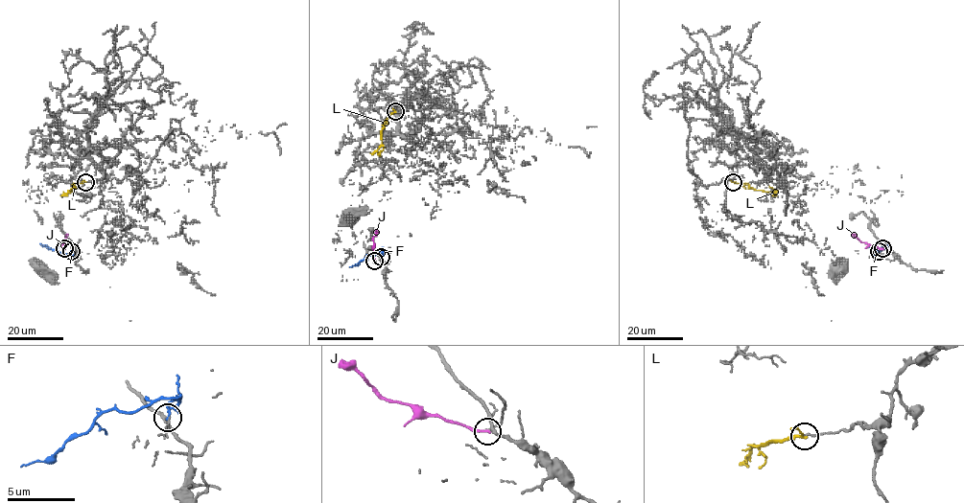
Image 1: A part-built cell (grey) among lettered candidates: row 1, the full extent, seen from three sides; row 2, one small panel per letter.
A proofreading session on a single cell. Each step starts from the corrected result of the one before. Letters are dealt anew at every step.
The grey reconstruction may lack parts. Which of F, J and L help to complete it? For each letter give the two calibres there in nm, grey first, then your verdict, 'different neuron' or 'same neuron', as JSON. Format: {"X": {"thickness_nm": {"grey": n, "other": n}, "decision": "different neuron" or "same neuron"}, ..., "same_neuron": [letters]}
{"F": {"thickness_nm": {"grey": 130, "other": 130}, "decision": "different neuron"}, "J": {"thickness_nm": {"grey": 100, "other": 200}, "decision": "different neuron"}, "L": {"thickness_nm": {"grey": 150, "other": 170}, "decision": "different neuron"}, "same_neuron": []}

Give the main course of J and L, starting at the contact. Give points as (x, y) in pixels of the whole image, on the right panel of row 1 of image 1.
J: (882, 249), (861, 242), (852, 234)
L: (733, 182), (772, 194), (774, 191), (769, 186)

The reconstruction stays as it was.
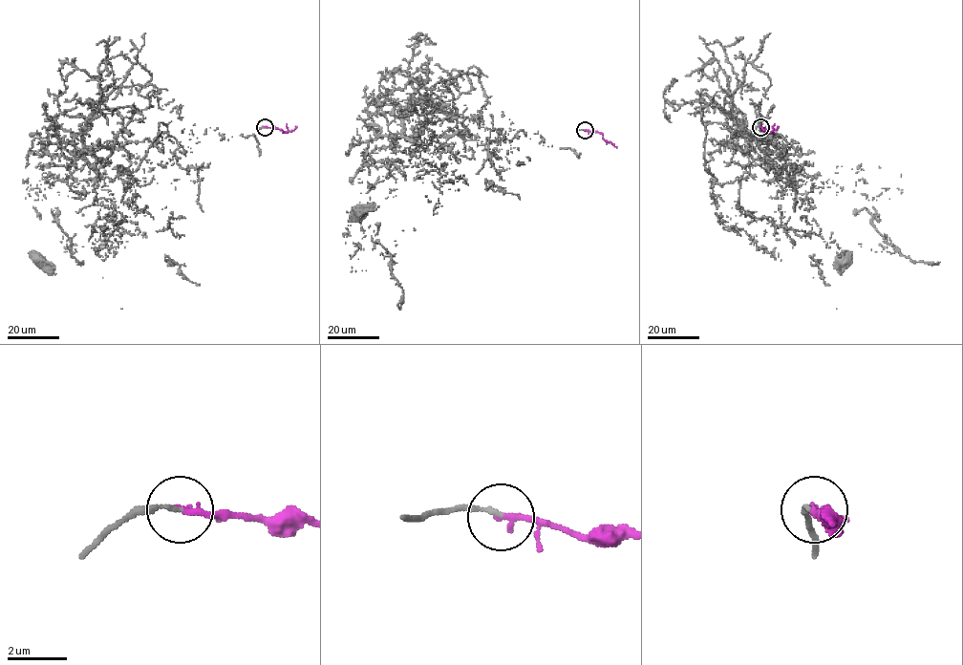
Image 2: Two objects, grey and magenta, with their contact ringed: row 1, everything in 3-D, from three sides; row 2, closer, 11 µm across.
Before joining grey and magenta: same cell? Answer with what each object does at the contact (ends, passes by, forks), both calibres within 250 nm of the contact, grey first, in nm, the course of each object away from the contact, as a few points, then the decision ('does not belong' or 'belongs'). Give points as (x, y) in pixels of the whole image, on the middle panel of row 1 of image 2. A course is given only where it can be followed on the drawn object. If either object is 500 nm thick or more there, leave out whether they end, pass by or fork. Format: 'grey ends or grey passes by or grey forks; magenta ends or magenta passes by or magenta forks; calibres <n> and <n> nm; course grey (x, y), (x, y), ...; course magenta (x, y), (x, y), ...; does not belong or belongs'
grey ends; magenta ends; calibres 130 and 240 nm; course grey (586, 130), (460, 160), (437, 135), (396, 137), (356, 209), (390, 254), (360, 212); course magenta (586, 130), (599, 132), (605, 139), (617, 146); belongs

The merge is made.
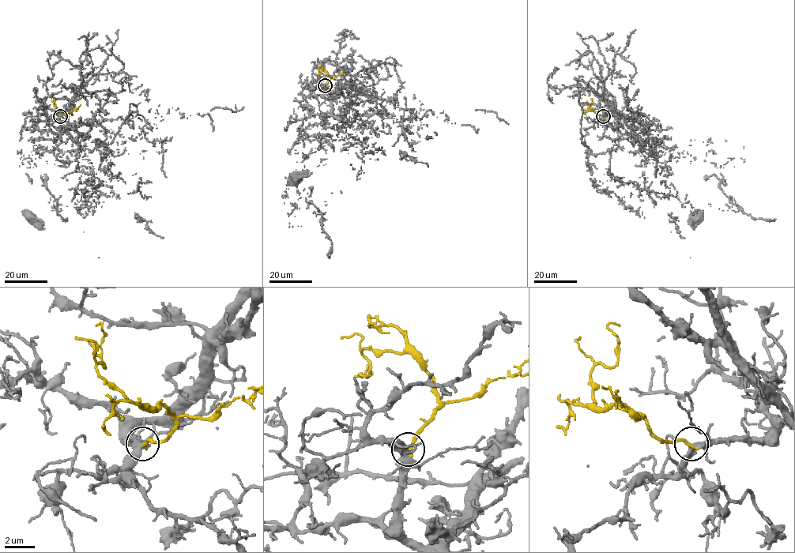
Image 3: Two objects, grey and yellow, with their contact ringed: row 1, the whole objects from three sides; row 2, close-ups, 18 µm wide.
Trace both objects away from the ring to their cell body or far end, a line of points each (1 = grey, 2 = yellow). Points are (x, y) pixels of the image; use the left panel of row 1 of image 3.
1: (61, 116), (65, 114), (65, 133), (39, 131), (54, 148), (39, 147), (28, 157), (60, 208), (32, 218)
2: (61, 116), (65, 112), (54, 106), (54, 99)

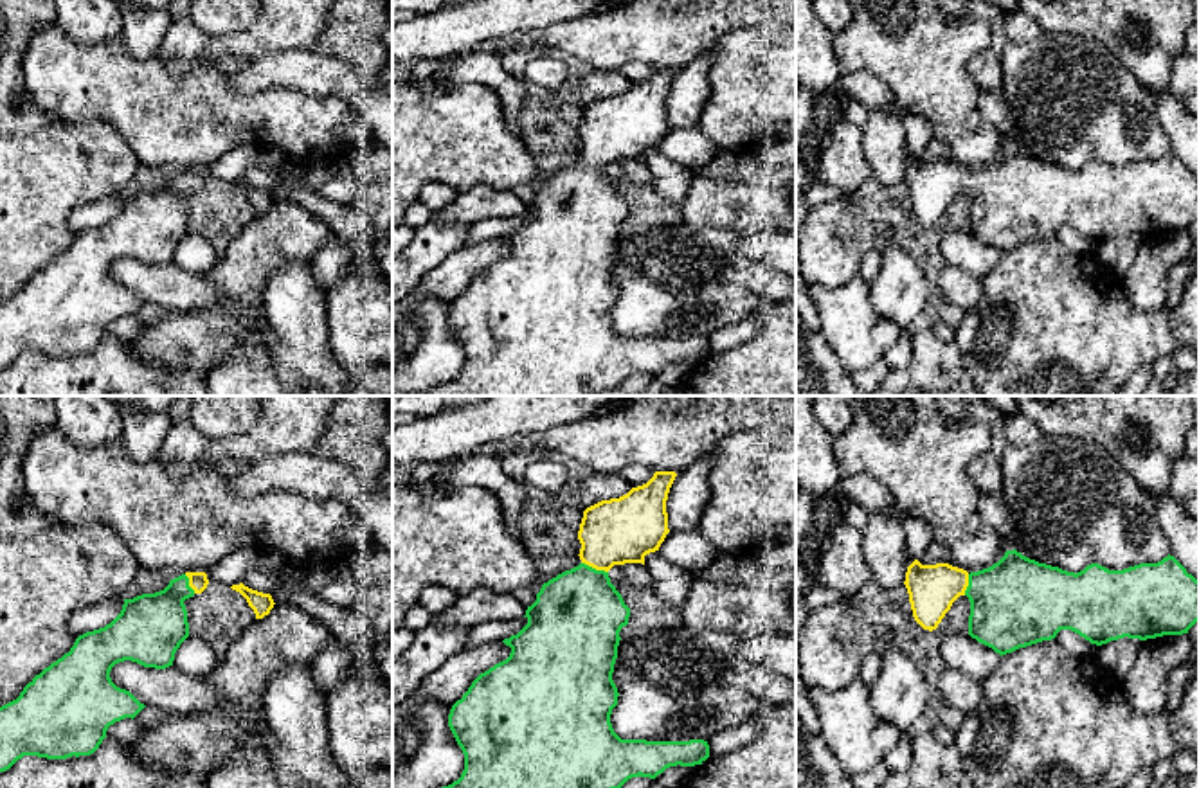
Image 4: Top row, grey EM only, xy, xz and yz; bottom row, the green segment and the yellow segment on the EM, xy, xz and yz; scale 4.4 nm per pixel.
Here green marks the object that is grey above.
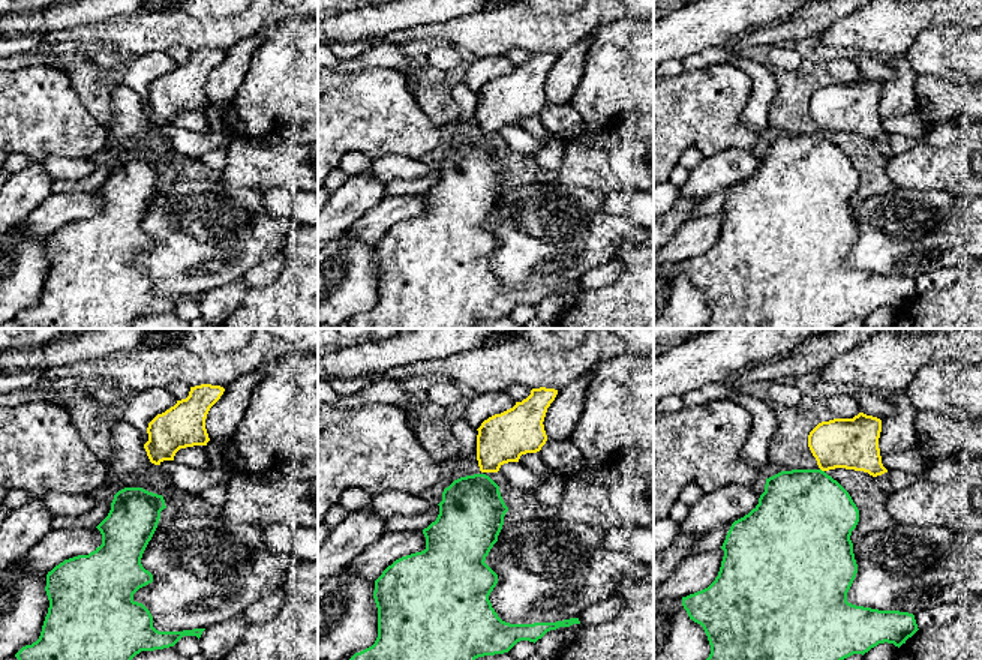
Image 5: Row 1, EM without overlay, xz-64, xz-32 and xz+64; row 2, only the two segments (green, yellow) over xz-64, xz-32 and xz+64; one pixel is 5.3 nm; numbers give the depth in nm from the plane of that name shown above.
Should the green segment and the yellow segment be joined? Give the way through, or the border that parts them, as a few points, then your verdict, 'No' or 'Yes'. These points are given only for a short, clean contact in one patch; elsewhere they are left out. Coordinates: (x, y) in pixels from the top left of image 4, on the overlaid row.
Path across: xz (576, 617), (594, 569), (596, 558), (625, 529). Yes

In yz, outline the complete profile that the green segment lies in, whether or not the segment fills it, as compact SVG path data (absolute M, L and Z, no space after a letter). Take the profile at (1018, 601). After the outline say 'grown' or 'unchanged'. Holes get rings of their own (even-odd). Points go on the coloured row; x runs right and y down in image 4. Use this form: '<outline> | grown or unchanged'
M1006 551L988 569L967 572L949 563L922 565L915 560L904 581L915 621L936 630L960 595L970 601L969 635L1001 657L1019 648L1051 640L1060 630L1071 630L1102 646L1123 637L1156 639L1183 635L1199 621L1199 581L1174 558L1109 570L1098 563L1080 572L1039 563L1021 552Z | grown

